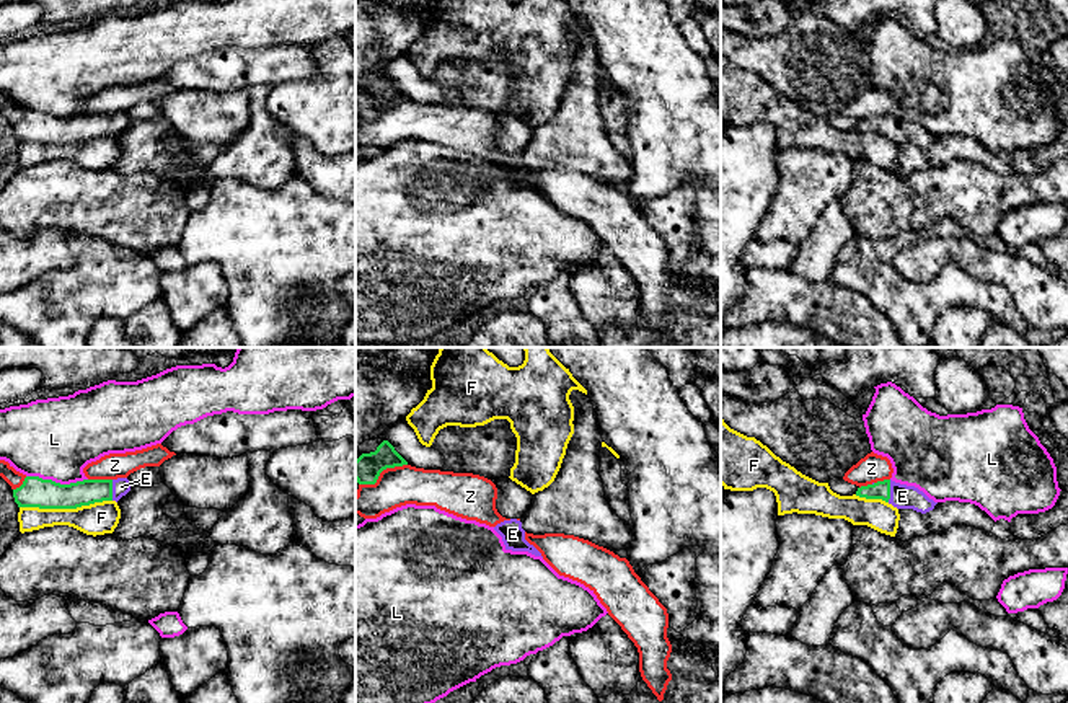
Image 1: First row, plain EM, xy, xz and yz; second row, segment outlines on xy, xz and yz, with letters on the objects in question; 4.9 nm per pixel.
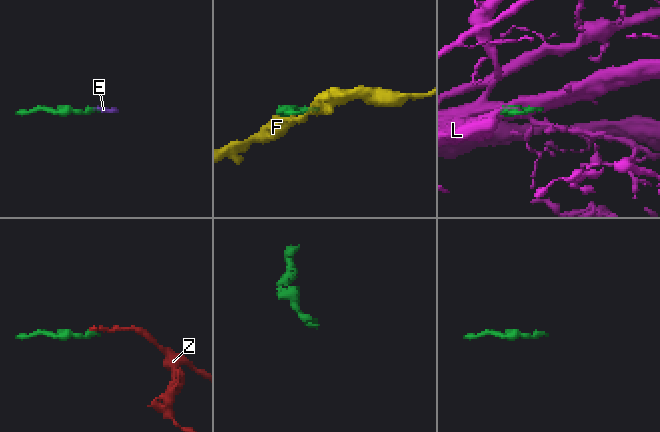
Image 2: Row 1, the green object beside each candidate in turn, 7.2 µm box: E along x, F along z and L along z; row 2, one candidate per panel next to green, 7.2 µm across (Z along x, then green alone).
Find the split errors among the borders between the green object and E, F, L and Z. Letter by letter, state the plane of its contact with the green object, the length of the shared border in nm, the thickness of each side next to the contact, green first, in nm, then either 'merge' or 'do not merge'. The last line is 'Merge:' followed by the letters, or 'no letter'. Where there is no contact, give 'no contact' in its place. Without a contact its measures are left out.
E: yz | 110 nm | 90/120 nm | merge
F: xy | 460 nm | 150/160 nm | do not merge
L: xy | 300 nm | 150/400 nm | do not merge
Z: xz | 260 nm | 140/190 nm | do not merge
Merge: E

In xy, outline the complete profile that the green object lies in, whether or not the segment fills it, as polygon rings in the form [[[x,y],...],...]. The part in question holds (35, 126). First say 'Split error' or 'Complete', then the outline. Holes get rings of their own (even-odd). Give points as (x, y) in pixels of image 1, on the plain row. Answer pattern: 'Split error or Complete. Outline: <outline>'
Split error. Outline: [[[26,111],[23,119],[13,124],[18,142],[77,144],[103,135],[119,135],[130,126],[127,113],[83,114],[60,119],[39,111]]]

